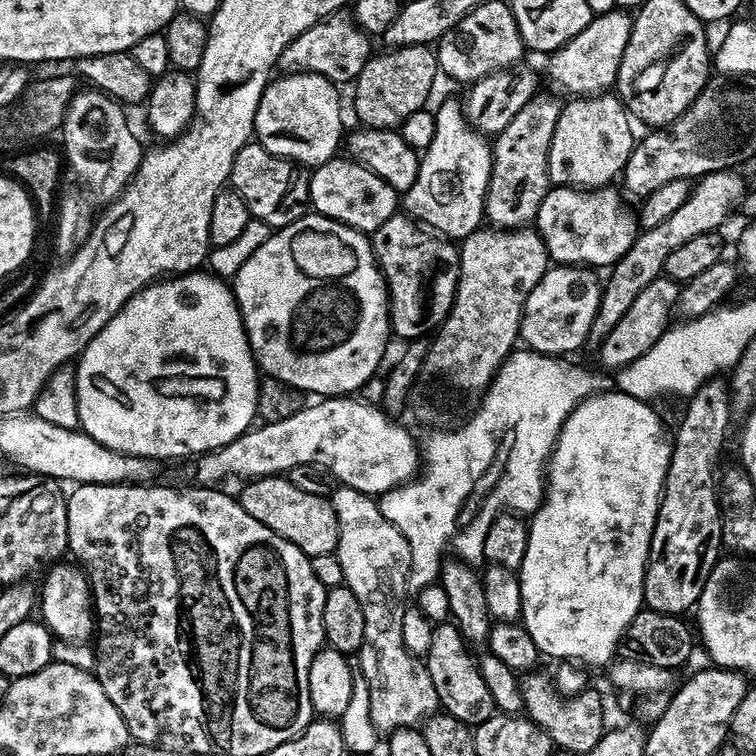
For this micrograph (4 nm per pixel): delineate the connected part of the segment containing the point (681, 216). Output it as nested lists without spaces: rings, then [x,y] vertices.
[[[725,170],[722,172],[711,172],[709,176],[701,176],[691,185],[686,202],[662,222],[662,226],[643,229],[637,235],[636,240],[622,254],[619,262],[612,265],[607,273],[608,281],[604,280],[601,291],[601,302],[598,306],[597,316],[594,318],[593,325],[590,326],[590,332],[587,343],[592,346],[600,345],[618,326],[618,321],[622,319],[622,314],[630,310],[634,298],[650,286],[650,282],[661,279],[664,271],[666,258],[670,258],[673,250],[678,250],[678,246],[690,242],[690,238],[698,238],[698,234],[715,232],[723,229],[724,219],[728,216],[728,211],[732,207],[739,205],[746,195],[746,180],[743,175],[739,176],[736,170]]]

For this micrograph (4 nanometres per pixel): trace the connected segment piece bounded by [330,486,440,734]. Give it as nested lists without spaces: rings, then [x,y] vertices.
[[[340,486],[331,493],[330,499],[340,527],[338,546],[334,555],[342,566],[344,584],[354,594],[354,598],[358,598],[362,606],[362,614],[366,618],[364,644],[358,653],[360,659],[358,669],[365,676],[366,686],[369,687],[370,718],[377,733],[380,734],[392,733],[398,728],[411,728],[433,715],[437,711],[440,699],[434,690],[434,682],[430,682],[427,667],[408,652],[402,642],[402,618],[406,611],[404,599],[410,596],[408,587],[408,575],[412,569],[410,546],[406,538],[402,538],[399,530],[380,513],[379,503],[373,497],[353,488]]]

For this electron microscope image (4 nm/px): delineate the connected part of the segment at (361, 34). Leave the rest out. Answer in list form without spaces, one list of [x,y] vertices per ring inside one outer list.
[[[333,14],[320,20],[310,30],[298,34],[286,50],[282,50],[278,61],[281,73],[313,72],[318,76],[325,76],[337,86],[351,85],[356,75],[366,66],[366,62],[373,55],[373,41],[367,32],[356,25],[355,19],[348,14]]]

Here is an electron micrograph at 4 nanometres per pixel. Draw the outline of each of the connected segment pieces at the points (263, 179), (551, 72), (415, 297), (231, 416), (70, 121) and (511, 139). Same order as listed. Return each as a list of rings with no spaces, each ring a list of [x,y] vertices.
[[[249,142],[234,158],[230,188],[246,202],[251,219],[260,220],[275,230],[290,226],[305,215],[309,207],[308,177],[309,173],[301,165],[270,154],[259,142]]]
[[[613,10],[593,15],[582,34],[578,34],[547,57],[548,76],[557,88],[555,91],[565,92],[565,97],[568,98],[607,93],[615,85],[622,54],[626,54],[626,42],[630,42],[631,29],[632,16],[627,11]]]
[[[404,214],[386,218],[386,222],[371,233],[370,239],[372,253],[376,255],[376,263],[380,265],[380,273],[384,275],[384,284],[388,288],[391,335],[411,342],[427,337],[427,332],[435,333],[450,314],[456,297],[457,249]]]
[[[204,270],[176,274],[171,278],[162,278],[149,284],[141,292],[136,292],[131,299],[120,307],[120,312],[114,314],[114,318],[110,318],[110,322],[106,322],[104,329],[84,347],[84,351],[78,357],[75,369],[80,428],[102,446],[127,456],[145,456],[147,460],[157,462],[172,460],[175,456],[195,458],[205,452],[215,452],[217,448],[224,448],[230,442],[234,442],[238,437],[249,431],[257,419],[258,369],[256,360],[252,357],[252,347],[244,329],[240,311],[236,305],[236,297],[232,295],[231,287],[223,279],[217,278]]]
[[[91,86],[77,91],[68,103],[62,125],[62,152],[67,163],[68,160],[72,163],[77,178],[88,187],[87,195],[93,201],[111,202],[121,196],[134,178],[140,159],[144,157],[145,149],[140,148],[140,140],[132,133],[128,116],[123,111],[127,112],[112,97],[105,92],[97,92]]]
[[[537,94],[514,114],[510,126],[502,130],[491,145],[492,169],[490,170],[490,182],[484,199],[484,214],[487,223],[497,230],[515,230],[527,228],[530,222],[535,221],[538,214],[538,206],[542,206],[542,198],[546,198],[550,181],[548,178],[548,155],[550,154],[550,142],[554,138],[554,126],[558,126],[560,117],[561,101],[556,101],[555,95],[543,96]]]

